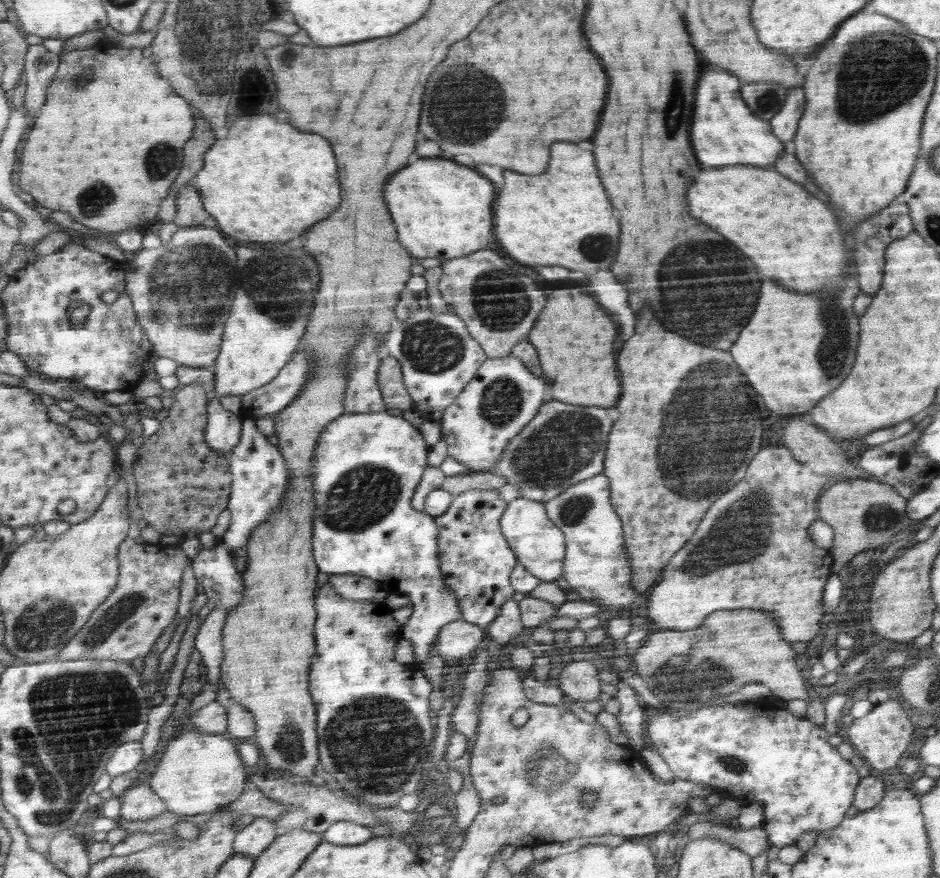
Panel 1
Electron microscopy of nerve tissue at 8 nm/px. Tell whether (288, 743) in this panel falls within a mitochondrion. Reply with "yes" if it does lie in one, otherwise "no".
yes

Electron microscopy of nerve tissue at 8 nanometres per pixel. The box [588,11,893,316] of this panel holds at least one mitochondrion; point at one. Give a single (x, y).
(675, 105)

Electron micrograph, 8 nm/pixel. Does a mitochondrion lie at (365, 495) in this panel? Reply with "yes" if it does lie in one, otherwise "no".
yes

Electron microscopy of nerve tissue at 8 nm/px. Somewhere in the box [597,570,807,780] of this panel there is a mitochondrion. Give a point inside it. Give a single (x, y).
(691, 680)

